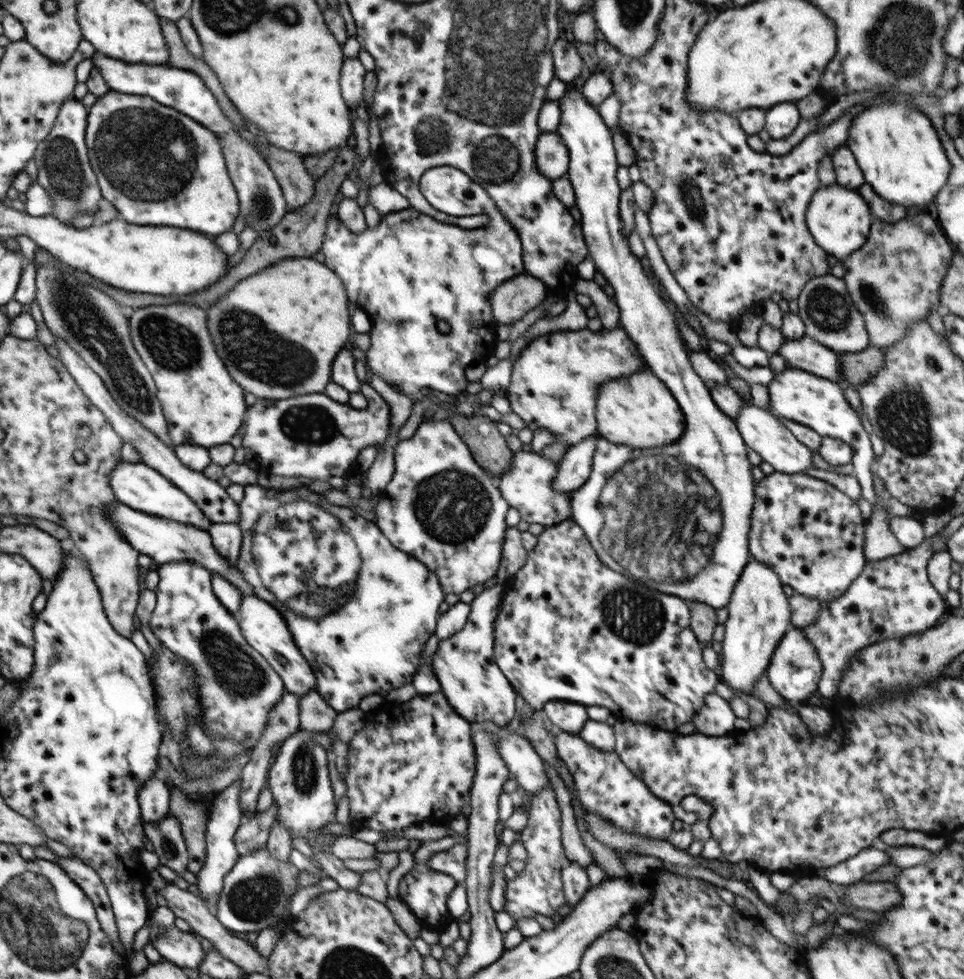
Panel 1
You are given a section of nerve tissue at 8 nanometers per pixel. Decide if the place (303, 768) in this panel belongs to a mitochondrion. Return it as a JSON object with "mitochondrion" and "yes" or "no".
{"mitochondrion":"yes"}

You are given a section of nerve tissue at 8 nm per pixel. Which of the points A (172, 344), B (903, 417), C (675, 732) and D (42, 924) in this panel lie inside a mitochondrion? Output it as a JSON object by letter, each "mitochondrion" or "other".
{"A":"mitochondrion","B":"mitochondrion","C":"other","D":"mitochondrion"}

